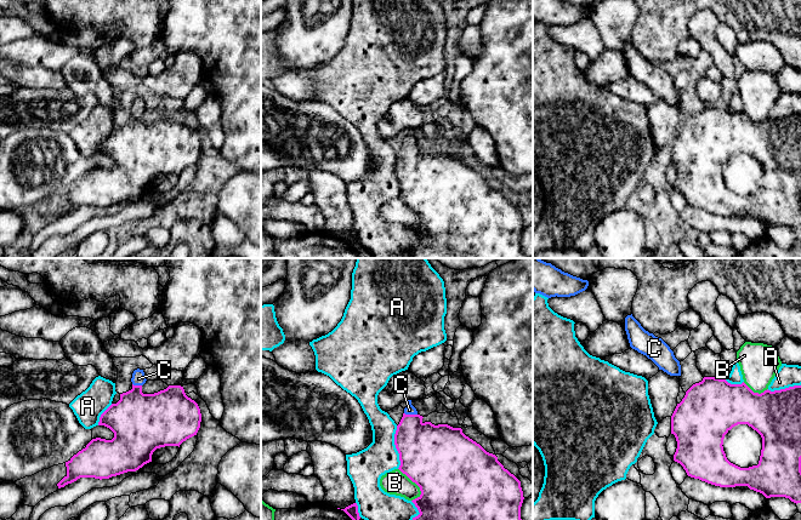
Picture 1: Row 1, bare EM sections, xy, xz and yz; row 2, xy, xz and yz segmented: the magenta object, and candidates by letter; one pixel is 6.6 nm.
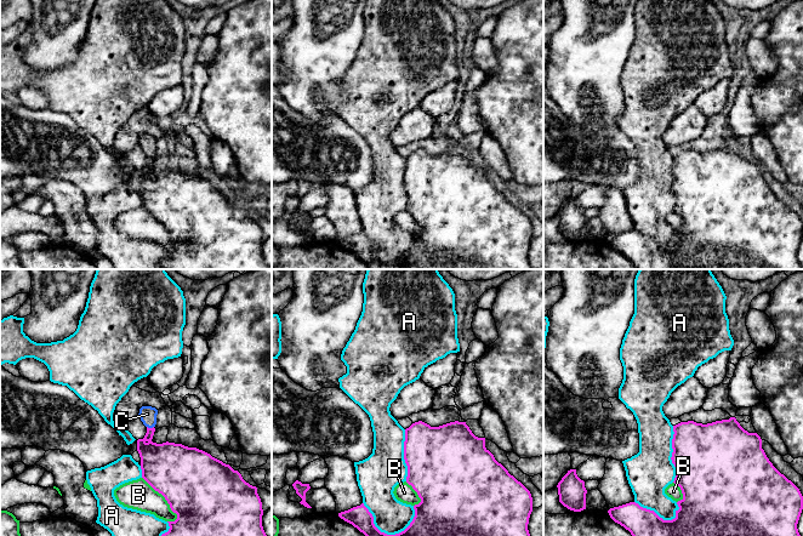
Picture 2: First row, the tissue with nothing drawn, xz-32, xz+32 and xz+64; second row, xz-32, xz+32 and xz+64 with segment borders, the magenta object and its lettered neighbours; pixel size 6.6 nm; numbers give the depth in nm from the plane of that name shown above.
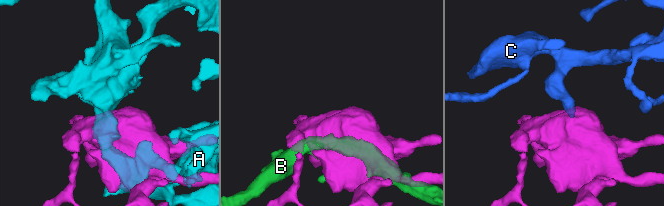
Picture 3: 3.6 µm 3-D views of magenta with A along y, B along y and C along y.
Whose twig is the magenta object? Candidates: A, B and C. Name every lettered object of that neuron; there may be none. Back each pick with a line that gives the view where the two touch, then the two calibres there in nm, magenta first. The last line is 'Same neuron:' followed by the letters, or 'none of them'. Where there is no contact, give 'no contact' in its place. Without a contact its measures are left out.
C: meets magenta in xz; 340 nm thick on the magenta side, 60 nm on the other
Same neuron: C

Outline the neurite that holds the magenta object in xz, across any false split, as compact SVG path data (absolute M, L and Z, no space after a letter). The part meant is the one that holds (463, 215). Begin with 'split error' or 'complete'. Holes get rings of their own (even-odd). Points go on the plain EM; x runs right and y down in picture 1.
split error | M411 128L407 131L409 133L404 137L403 145L397 154L394 173L400 189L398 198L421 219L421 223L411 229L420 242L413 246L409 258L530 258L523 253L521 247L521 235L524 228L521 210L504 196L498 185L466 165L461 156L424 152L424 145L411 133Z

